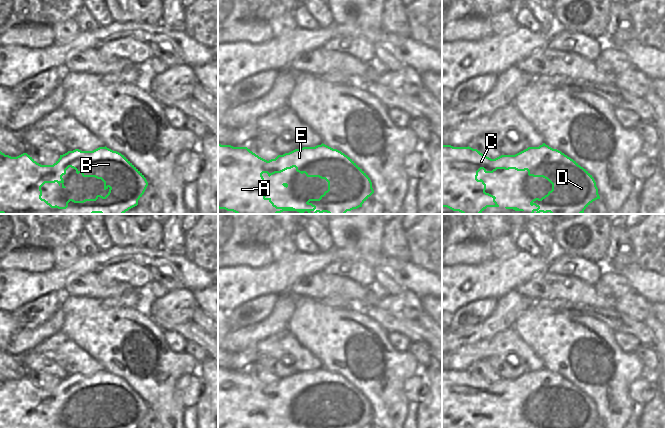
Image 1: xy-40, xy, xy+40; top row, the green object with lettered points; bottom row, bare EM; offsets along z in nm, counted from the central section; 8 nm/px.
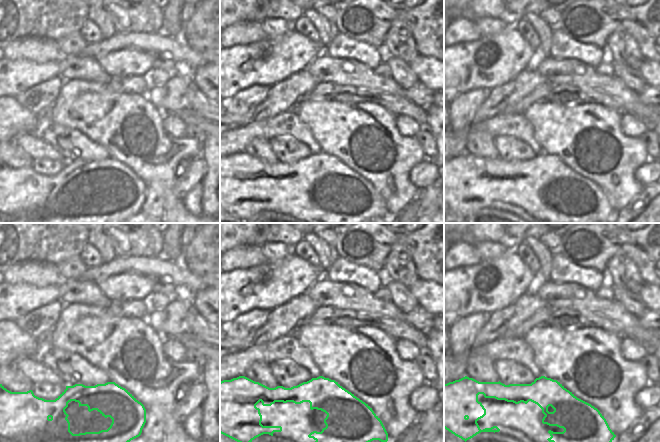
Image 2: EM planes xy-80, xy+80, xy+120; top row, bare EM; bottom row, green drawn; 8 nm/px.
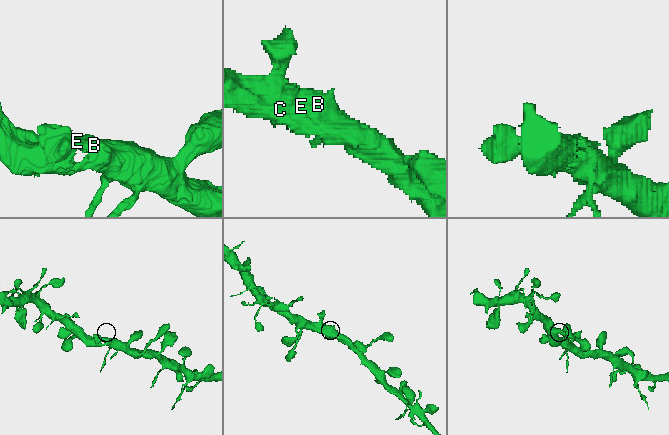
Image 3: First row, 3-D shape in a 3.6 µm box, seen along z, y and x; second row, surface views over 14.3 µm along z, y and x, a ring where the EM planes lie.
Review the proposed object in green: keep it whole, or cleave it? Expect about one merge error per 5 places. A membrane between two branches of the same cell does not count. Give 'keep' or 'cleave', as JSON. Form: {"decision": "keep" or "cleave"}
{"decision": "keep"}

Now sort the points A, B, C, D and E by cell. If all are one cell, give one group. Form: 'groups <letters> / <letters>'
groups A B C D E

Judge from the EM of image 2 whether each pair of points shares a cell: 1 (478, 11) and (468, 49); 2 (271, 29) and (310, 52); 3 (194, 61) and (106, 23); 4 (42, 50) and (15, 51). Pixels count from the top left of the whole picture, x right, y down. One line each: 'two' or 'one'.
1: two
2: two
3: two
4: one

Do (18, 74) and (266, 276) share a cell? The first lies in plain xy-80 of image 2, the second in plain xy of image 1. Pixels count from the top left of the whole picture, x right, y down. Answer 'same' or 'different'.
same

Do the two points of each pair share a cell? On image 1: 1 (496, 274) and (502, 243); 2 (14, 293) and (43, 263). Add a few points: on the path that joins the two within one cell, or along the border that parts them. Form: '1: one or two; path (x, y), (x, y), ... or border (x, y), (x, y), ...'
1: two; border (519, 250), (508, 258), (494, 259)
2: two; border (55, 266), (42, 272), (11, 269)

